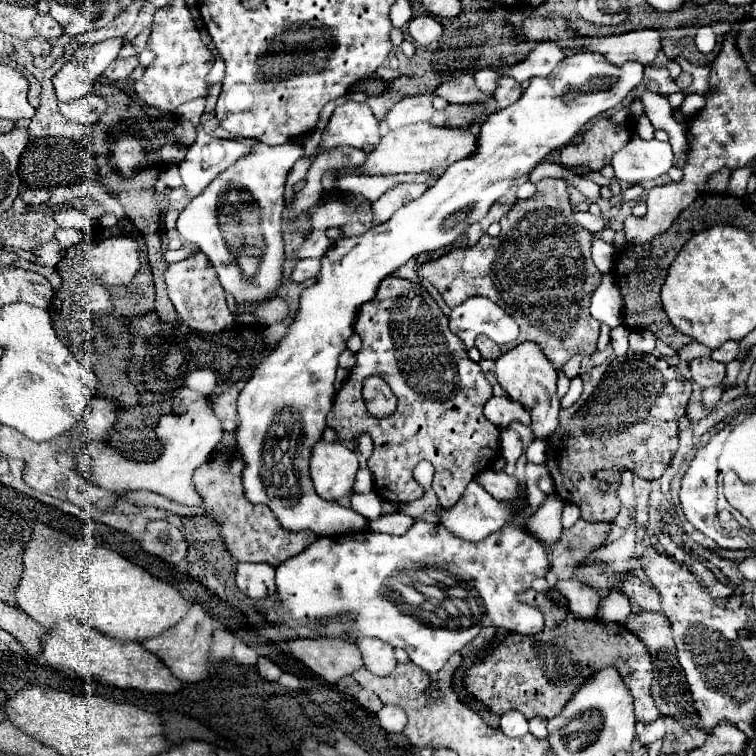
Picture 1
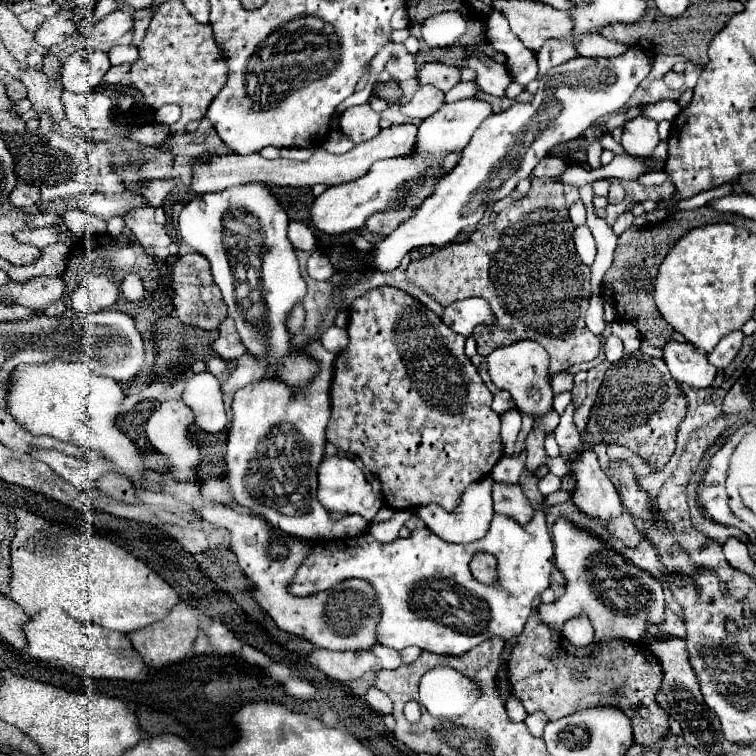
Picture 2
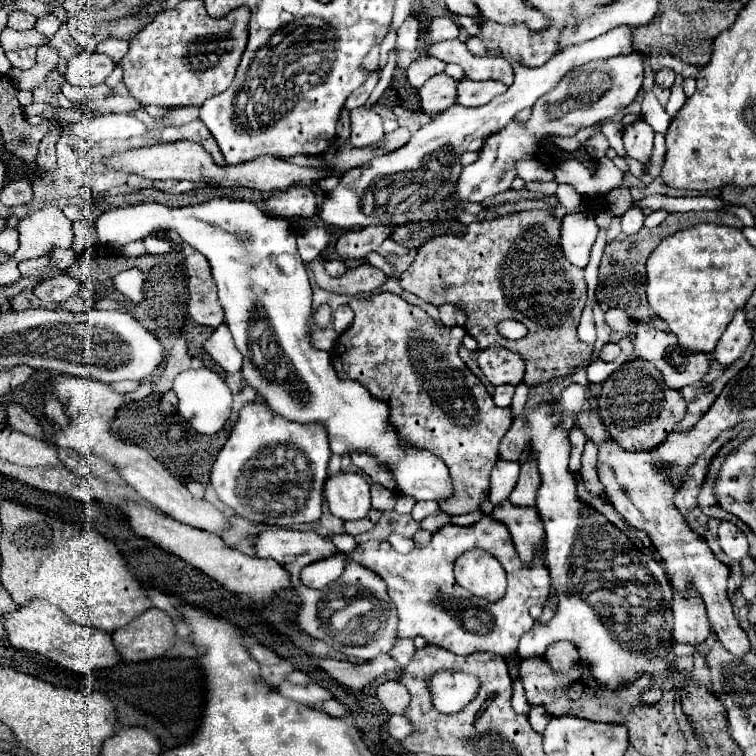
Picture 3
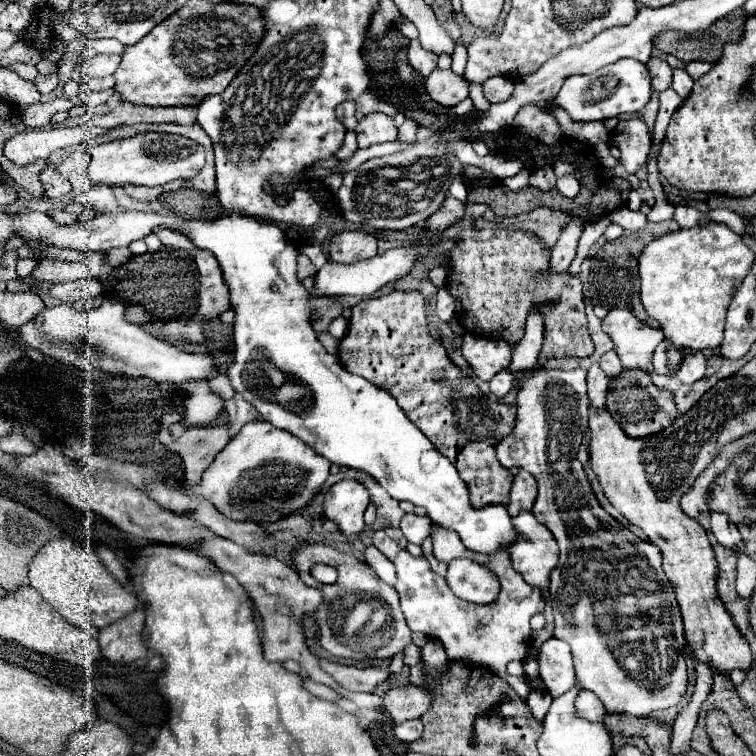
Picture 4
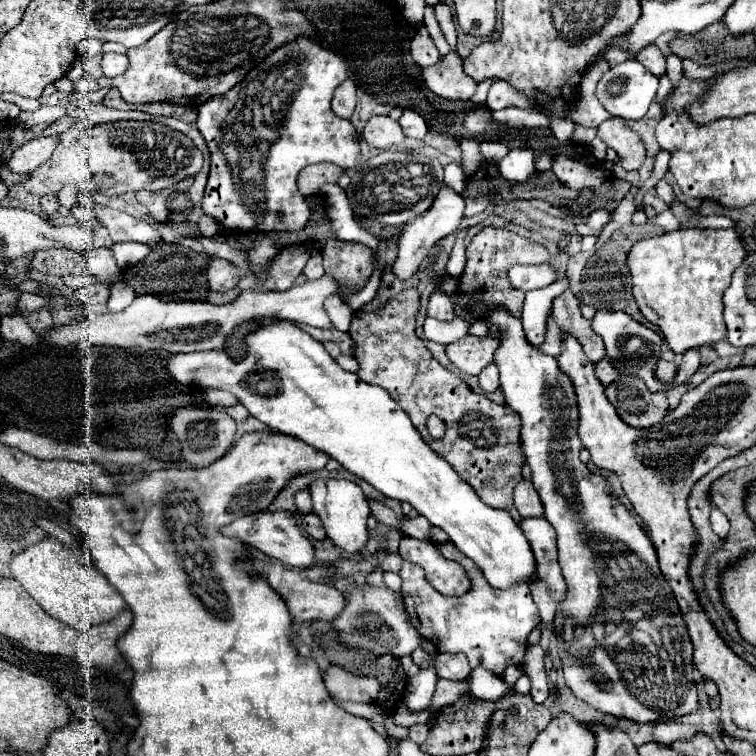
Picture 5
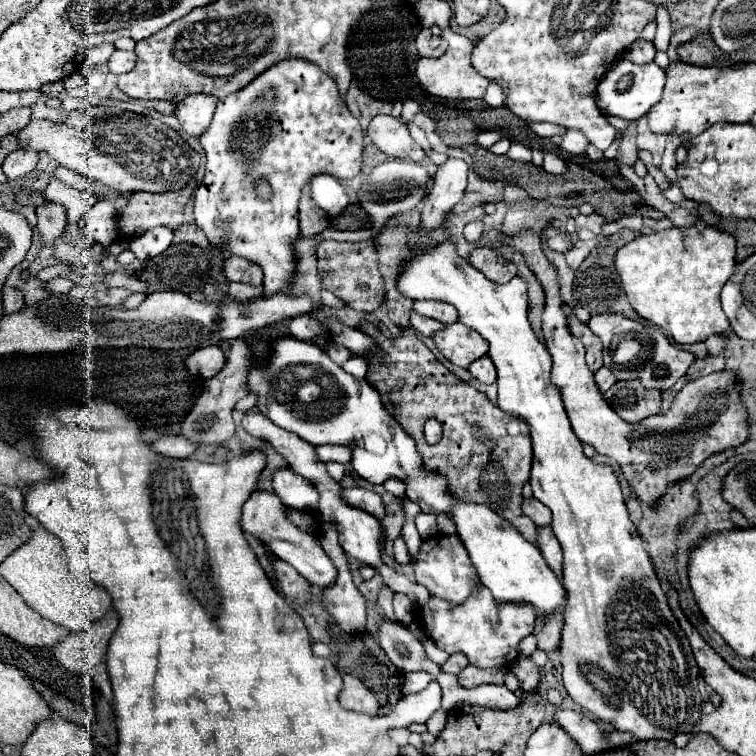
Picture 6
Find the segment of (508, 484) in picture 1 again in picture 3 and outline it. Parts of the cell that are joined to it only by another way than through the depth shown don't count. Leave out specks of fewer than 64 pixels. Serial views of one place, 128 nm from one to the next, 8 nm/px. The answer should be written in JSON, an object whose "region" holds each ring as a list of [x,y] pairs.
{"region":[[[504,500],[494,508],[492,516],[508,526],[520,560],[530,562],[538,552],[544,552],[544,526],[534,506],[514,506]]]}

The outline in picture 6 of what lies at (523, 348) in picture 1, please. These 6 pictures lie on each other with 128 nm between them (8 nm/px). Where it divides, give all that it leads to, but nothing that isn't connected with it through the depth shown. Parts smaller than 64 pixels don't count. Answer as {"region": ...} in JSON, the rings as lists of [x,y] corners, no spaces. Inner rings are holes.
{"region":[[[460,322],[448,324],[444,332],[434,336],[434,342],[446,360],[466,370],[474,360],[486,356],[488,352],[488,342],[478,332]],[[524,498],[522,500],[522,510],[524,514],[536,524],[536,526],[550,526],[552,522],[552,514],[550,510],[536,498]]]}

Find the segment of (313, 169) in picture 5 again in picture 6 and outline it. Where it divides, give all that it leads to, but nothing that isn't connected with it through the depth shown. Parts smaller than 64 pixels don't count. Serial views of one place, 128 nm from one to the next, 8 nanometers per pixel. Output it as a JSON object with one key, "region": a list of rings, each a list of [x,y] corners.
{"region":[[[310,182],[302,188],[302,198],[300,198],[300,236],[310,238],[320,234],[328,226],[326,214],[314,204],[312,194],[310,194]]]}

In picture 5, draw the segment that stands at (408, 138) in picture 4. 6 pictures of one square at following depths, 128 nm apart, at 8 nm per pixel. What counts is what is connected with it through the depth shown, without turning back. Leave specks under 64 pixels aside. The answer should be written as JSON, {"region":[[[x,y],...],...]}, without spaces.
{"region":[[[404,110],[402,118],[400,118],[398,122],[400,122],[404,134],[406,134],[410,140],[422,140],[422,138],[426,136],[426,132],[428,132],[424,118],[422,118],[420,114],[416,114],[414,110]]]}

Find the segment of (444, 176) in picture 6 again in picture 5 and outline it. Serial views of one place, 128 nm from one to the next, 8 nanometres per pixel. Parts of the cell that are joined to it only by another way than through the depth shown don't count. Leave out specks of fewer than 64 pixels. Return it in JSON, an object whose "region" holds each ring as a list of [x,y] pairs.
{"region":[[[444,186],[444,188],[438,192],[438,196],[436,196],[432,208],[428,210],[428,214],[416,218],[412,224],[406,224],[406,226],[404,226],[402,236],[400,236],[400,240],[398,240],[396,260],[394,260],[394,264],[390,266],[392,274],[398,276],[400,280],[408,280],[410,276],[414,276],[414,272],[418,272],[418,268],[420,268],[420,264],[424,262],[424,258],[430,254],[432,246],[434,246],[438,240],[442,240],[444,236],[448,236],[448,234],[452,234],[452,232],[458,230],[460,220],[464,218],[464,206],[466,206],[466,204],[464,204],[464,198],[462,198],[460,194],[456,194],[452,188]]]}

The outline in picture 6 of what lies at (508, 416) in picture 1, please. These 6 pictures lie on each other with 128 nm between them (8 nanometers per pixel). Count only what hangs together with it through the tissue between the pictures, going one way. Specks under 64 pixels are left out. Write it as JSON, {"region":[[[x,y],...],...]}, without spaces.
{"region":[[[484,356],[484,360],[476,360],[476,364],[470,366],[470,374],[482,384],[494,384],[496,382],[496,368],[488,356]]]}

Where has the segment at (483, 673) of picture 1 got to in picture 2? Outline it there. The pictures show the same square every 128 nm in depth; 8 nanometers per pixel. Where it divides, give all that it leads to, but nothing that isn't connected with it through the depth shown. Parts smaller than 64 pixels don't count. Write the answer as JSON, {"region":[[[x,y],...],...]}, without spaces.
{"region":[[[534,608],[528,618],[528,628],[524,628],[512,646],[508,680],[512,692],[528,714],[544,712],[550,720],[558,720],[592,704],[612,704],[622,708],[632,720],[636,742],[656,748],[666,738],[668,714],[656,704],[656,692],[662,684],[662,668],[644,644],[608,640],[576,648],[562,634],[544,624]]]}

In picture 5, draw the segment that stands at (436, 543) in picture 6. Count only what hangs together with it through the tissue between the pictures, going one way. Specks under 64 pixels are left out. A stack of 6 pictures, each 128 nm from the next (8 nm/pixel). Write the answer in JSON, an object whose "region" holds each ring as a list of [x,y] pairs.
{"region":[[[404,536],[400,540],[400,556],[422,566],[432,586],[444,596],[462,596],[472,586],[466,570],[458,562],[442,558],[438,544],[430,540]]]}

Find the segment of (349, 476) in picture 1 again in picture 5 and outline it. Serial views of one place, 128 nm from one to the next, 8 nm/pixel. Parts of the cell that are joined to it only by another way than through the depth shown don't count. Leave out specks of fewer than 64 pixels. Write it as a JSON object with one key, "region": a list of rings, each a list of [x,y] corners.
{"region":[[[318,480],[312,490],[312,504],[314,512],[320,516],[326,534],[330,540],[334,540],[336,546],[340,546],[344,552],[358,552],[368,542],[368,528],[366,520],[370,516],[368,500],[362,492],[362,488],[350,480]]]}

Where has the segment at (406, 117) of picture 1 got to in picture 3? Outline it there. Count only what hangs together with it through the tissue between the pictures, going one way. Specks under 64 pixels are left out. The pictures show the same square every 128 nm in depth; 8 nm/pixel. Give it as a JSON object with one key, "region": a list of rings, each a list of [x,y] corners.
{"region":[[[432,76],[420,90],[418,90],[418,98],[420,98],[420,110],[424,114],[436,114],[436,112],[444,112],[448,106],[452,106],[456,102],[456,84],[450,76]]]}

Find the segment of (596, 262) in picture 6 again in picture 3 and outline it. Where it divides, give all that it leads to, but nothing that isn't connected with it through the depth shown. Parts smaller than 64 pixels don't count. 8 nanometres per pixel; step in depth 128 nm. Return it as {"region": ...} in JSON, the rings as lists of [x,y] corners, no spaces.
{"region":[[[686,212],[686,214],[670,214],[660,226],[656,228],[642,228],[636,234],[620,234],[616,240],[606,244],[604,256],[600,262],[600,282],[596,290],[598,302],[606,302],[610,308],[620,308],[632,316],[638,322],[652,322],[656,320],[656,312],[650,308],[646,300],[646,260],[652,254],[652,248],[656,248],[664,238],[676,234],[678,230],[684,230],[688,226],[700,224],[700,222],[718,222],[728,224],[736,228],[744,228],[742,220],[730,212]]]}

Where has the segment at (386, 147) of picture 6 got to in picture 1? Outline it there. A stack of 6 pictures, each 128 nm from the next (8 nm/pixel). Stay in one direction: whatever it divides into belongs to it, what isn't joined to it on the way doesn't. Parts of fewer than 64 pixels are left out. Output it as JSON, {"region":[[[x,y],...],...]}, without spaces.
{"region":[[[346,102],[334,110],[330,116],[324,136],[322,136],[322,150],[332,150],[338,146],[352,146],[360,148],[364,144],[378,144],[378,120],[374,118],[368,104]]]}

